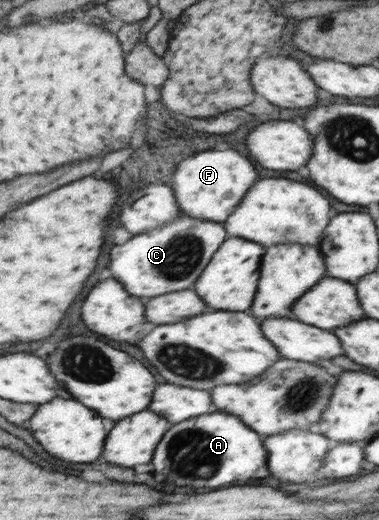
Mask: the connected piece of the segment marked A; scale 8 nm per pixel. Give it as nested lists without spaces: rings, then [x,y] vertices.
[[[228,413],[204,414],[174,425],[164,437],[152,465],[156,471],[168,475],[176,485],[184,487],[222,487],[236,485],[238,481],[252,479],[260,467],[268,463],[268,449],[265,437],[260,437],[251,426],[246,425],[239,416]]]

